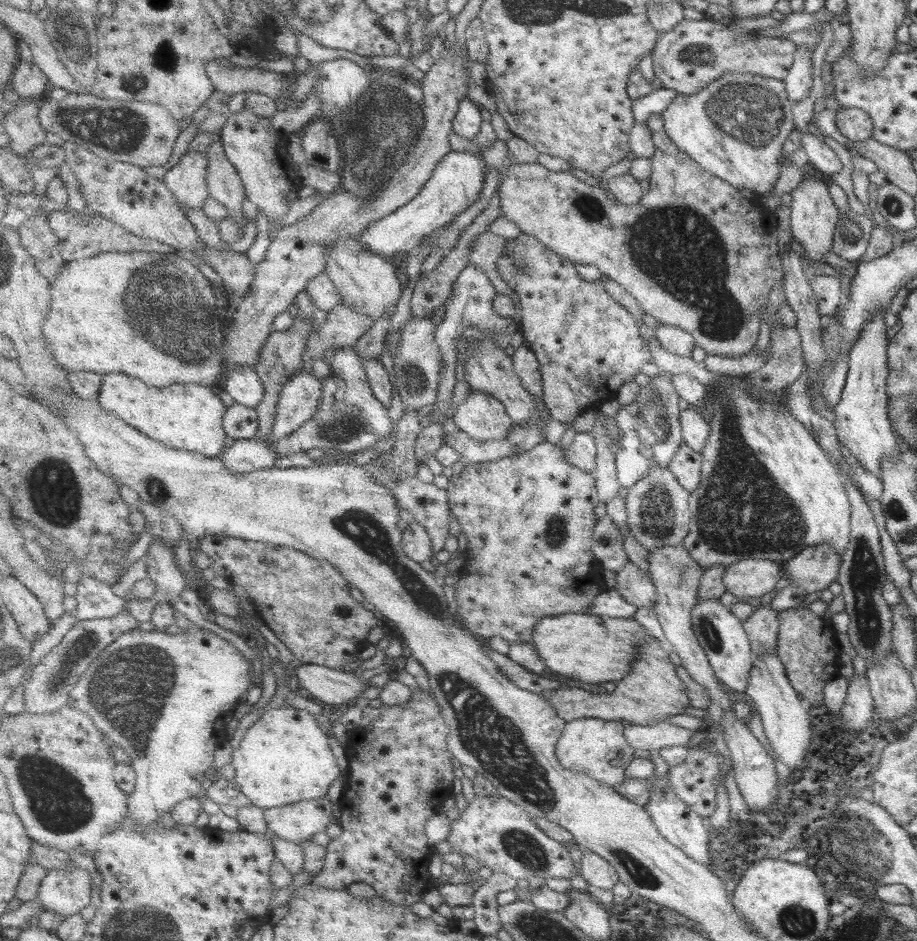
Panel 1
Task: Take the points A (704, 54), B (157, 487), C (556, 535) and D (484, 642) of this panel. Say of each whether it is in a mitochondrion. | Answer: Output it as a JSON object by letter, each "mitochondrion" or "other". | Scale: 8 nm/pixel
{"A":"mitochondrion","B":"mitochondrion","C":"mitochondrion","D":"other"}

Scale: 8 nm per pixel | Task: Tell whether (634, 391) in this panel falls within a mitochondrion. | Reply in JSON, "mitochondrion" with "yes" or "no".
{"mitochondrion":"yes"}

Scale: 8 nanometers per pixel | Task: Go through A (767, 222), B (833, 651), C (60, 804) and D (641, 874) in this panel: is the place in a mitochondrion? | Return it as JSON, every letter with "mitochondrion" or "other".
{"A":"other","B":"mitochondrion","C":"mitochondrion","D":"mitochondrion"}

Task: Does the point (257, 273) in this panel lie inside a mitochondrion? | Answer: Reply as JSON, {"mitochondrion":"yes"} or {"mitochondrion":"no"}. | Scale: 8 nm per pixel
{"mitochondrion":"no"}

